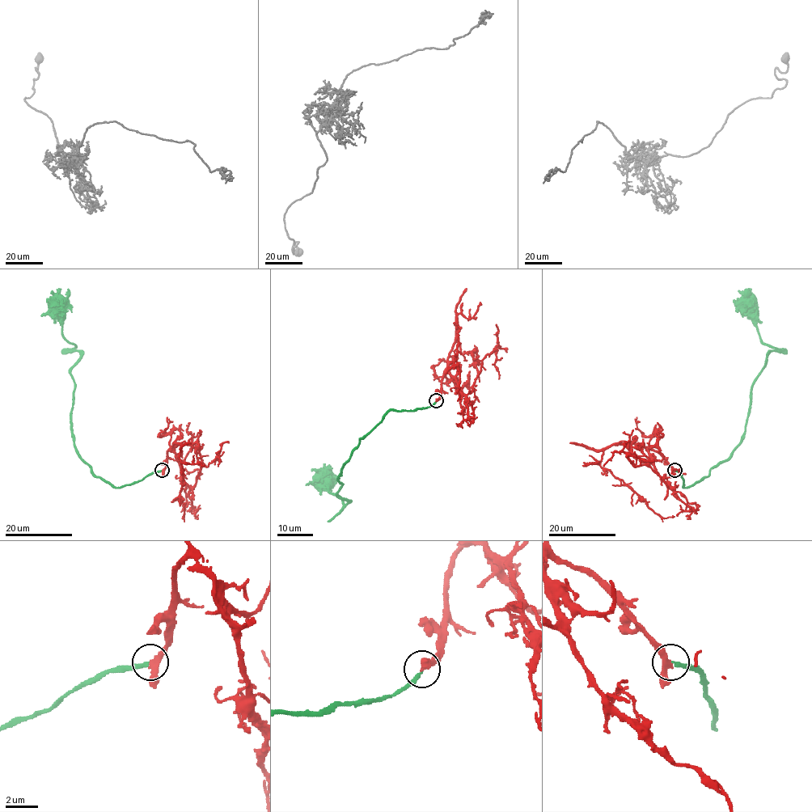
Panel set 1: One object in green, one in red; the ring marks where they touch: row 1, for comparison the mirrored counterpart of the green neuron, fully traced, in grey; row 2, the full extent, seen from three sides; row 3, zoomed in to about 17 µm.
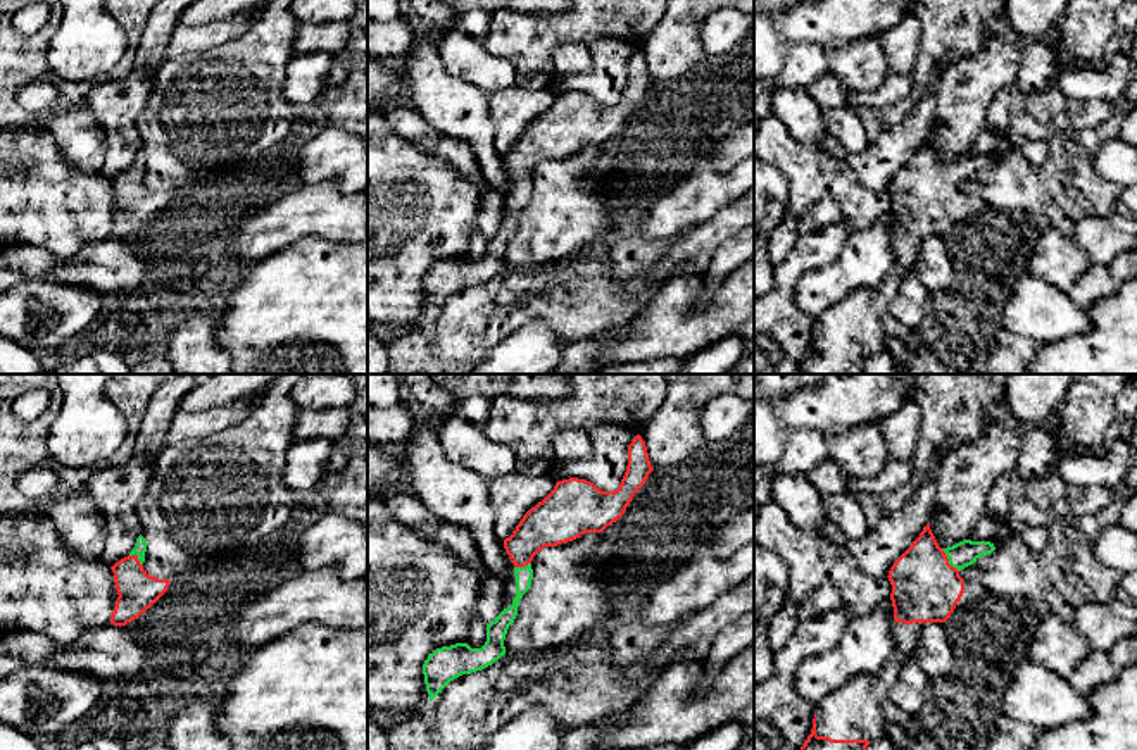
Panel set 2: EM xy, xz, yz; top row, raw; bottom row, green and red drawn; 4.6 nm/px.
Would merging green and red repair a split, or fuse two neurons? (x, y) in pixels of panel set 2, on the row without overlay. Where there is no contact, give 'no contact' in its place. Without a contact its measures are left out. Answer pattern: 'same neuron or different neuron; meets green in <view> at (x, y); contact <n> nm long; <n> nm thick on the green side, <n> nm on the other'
same neuron; meets green in yz at (949, 174); contact 140 nm long; 120 nm thick on the green side, 320 nm on the other

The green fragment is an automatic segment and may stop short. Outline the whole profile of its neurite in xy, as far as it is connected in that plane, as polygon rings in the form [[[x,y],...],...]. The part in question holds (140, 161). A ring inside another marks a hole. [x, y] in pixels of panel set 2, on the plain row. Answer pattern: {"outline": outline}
{"outline": [[[140,148],[128,171],[110,183],[117,203],[117,216],[110,229],[110,238],[126,240],[150,222],[169,202],[169,193],[150,190],[143,183],[147,155]]]}

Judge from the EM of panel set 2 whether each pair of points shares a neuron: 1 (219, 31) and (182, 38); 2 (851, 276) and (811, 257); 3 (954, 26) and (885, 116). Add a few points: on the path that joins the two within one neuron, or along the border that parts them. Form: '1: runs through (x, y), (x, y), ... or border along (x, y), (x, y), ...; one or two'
1: runs through (211, 37), (190, 38); one
2: border along (853, 233), (841, 254), (810, 269), (796, 290); two
3: runs through (930, 50), (920, 88), (910, 100); one

